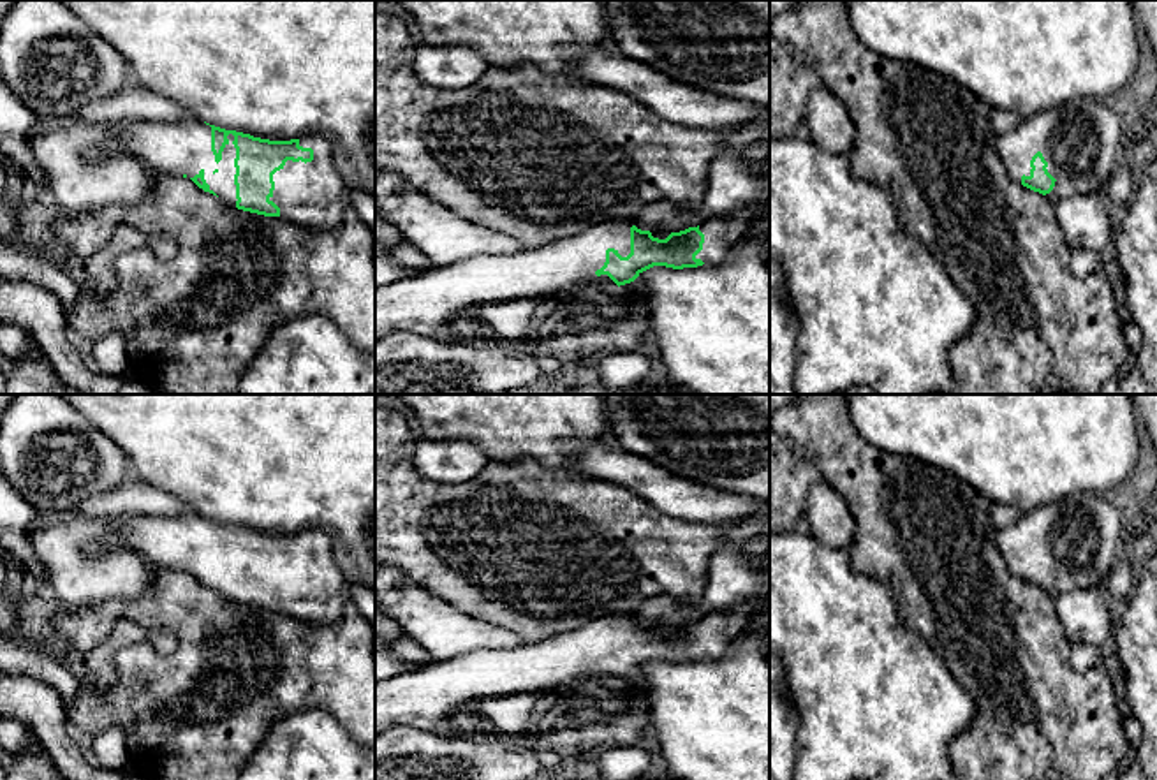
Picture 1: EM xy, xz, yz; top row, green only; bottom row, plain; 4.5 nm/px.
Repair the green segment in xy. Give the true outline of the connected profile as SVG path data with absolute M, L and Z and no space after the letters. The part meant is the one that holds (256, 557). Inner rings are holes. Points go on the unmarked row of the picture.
M188 509L180 516L127 516L114 519L100 539L85 541L83 553L99 558L102 553L130 551L146 567L190 572L199 583L224 599L280 611L306 623L333 623L350 602L352 583L336 563L331 539L322 530L303 530L291 535L269 535L250 528L225 525Z

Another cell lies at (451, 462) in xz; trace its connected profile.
M419 438L412 456L416 470L440 484L463 484L481 474L488 461L484 447L470 440Z

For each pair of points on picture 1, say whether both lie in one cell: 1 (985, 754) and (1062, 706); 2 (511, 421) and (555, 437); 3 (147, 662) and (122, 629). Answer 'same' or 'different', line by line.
1: same
2: same
3: different

